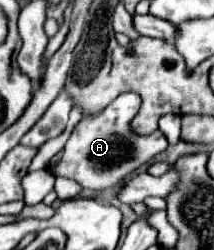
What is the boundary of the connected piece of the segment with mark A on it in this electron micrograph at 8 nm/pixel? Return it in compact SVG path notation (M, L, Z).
M124 92L114 102L110 102L102 114L94 118L84 116L72 130L64 146L64 156L56 166L54 174L72 178L80 186L90 190L104 190L104 188L118 186L126 176L134 174L136 168L140 168L142 164L148 164L152 156L156 156L168 146L168 140L160 130L152 132L150 136L136 136L130 132L128 124L136 116L140 102L142 100L138 94Z

